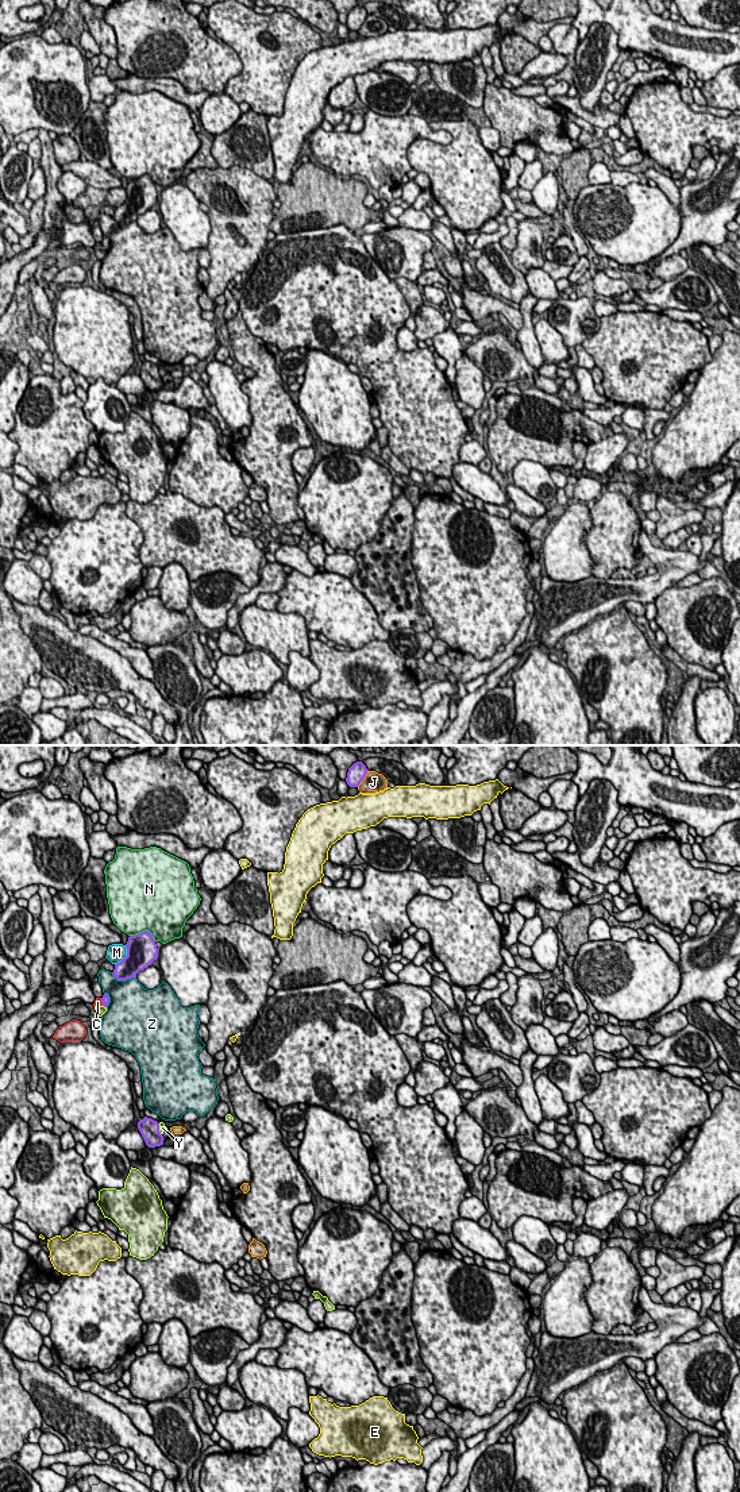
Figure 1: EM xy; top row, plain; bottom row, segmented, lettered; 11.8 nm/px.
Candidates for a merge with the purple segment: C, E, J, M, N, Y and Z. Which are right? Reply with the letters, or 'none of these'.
none of these

